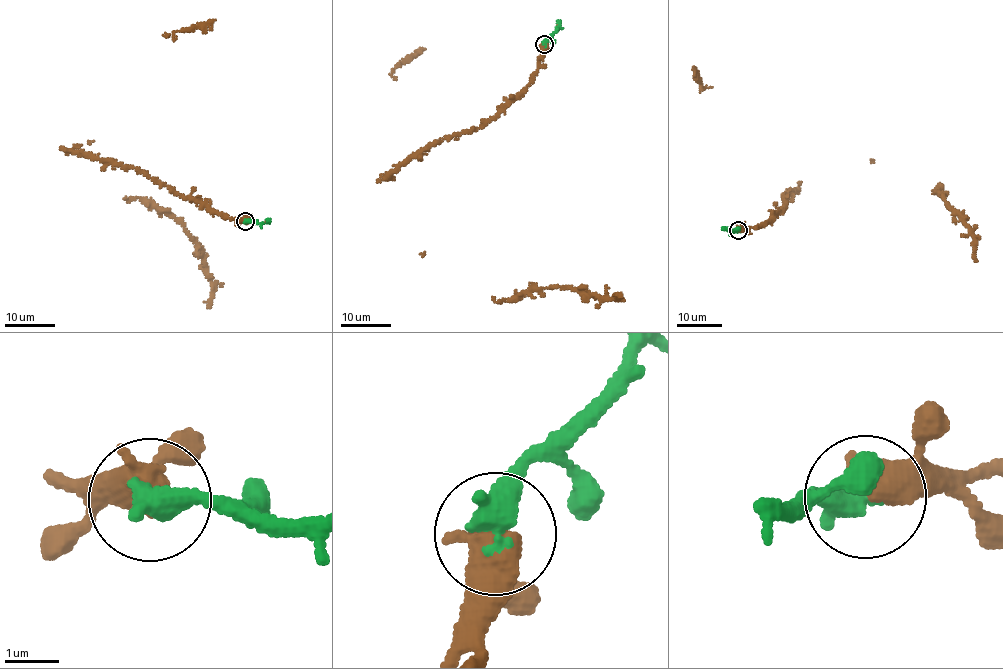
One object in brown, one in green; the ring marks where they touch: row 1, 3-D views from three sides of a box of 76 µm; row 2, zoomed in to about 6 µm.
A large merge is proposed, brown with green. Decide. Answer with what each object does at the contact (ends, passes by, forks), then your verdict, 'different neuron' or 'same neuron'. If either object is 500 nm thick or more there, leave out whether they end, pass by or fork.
same neuron

